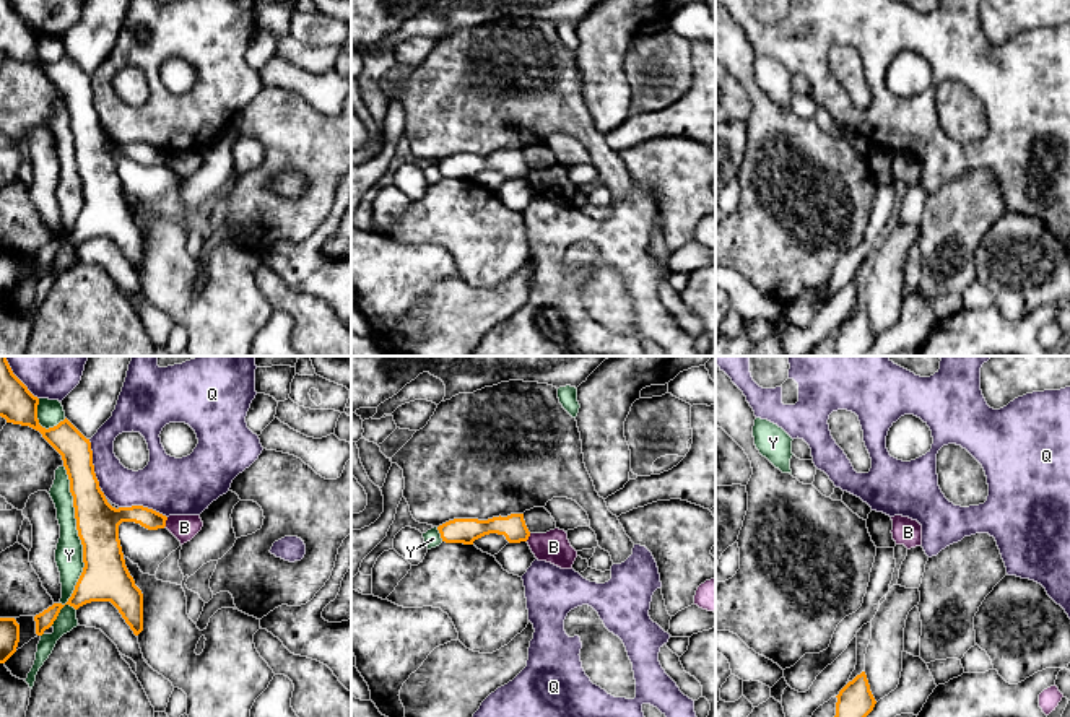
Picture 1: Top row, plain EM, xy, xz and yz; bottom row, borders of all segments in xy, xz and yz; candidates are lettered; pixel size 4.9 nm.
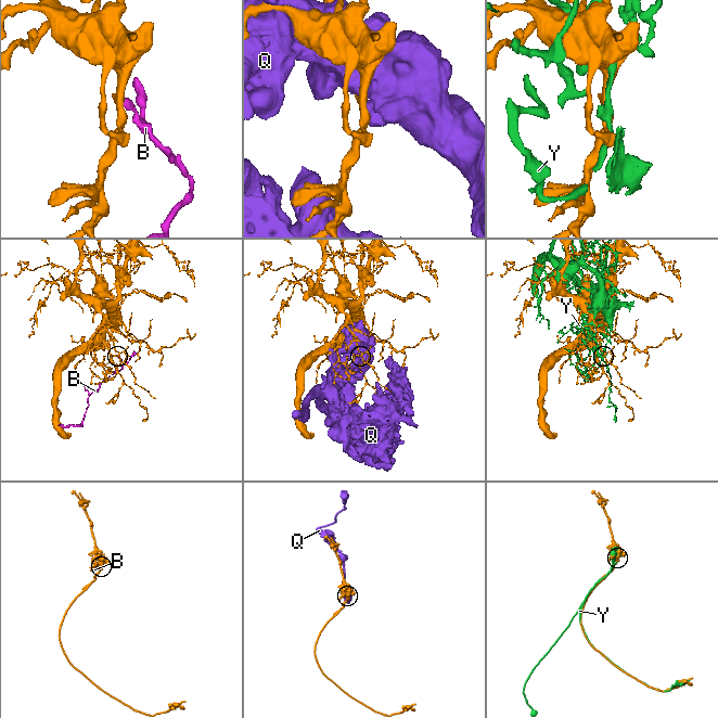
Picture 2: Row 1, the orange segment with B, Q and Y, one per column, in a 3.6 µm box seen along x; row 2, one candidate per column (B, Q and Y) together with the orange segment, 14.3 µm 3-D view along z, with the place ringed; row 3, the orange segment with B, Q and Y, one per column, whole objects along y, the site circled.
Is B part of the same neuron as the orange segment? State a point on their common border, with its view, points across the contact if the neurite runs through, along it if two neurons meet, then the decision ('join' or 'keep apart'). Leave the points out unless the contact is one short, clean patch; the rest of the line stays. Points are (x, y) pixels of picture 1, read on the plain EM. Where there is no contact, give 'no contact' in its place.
contact xy (165, 158); border xy (168, 153), (163, 163); keep apart

